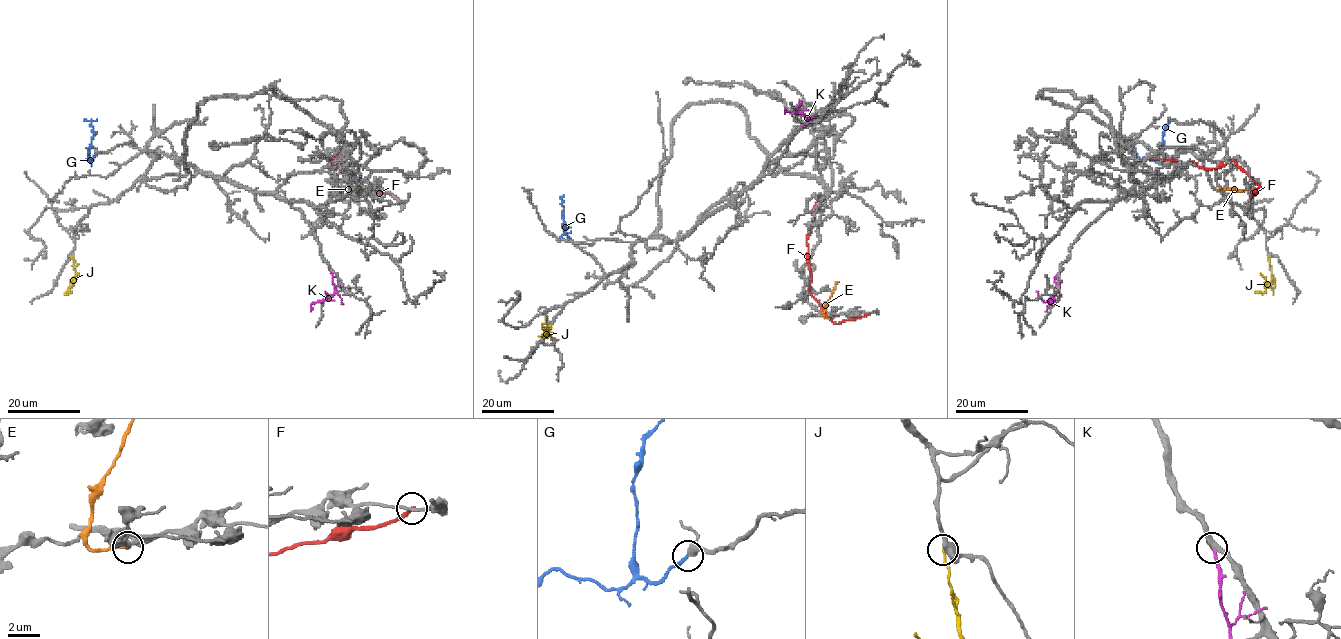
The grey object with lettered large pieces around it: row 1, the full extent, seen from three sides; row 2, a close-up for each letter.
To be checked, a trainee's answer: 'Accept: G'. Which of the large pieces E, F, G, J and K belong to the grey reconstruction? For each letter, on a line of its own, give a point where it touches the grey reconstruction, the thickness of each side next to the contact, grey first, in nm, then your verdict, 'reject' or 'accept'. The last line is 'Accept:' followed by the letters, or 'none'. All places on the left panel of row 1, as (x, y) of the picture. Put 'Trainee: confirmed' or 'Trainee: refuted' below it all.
E: (359, 193) | 240/180 nm | reject
F: (396, 197) | 180/280 nm | reject
G: (96, 154) | 340/240 nm | accept
J: (71, 254) | 500/130 nm | reject
K: (330, 270) | 320/240 nm | reject
Accept: G
Trainee: confirmed

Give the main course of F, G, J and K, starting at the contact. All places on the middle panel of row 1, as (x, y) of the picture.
F: (870, 312), (834, 323), (809, 292), (806, 235), (818, 198)
G: (569, 239), (564, 226), (567, 228), (558, 239)
J: (545, 330), (549, 335), (542, 326), (546, 318)
K: (805, 125), (806, 117), (808, 120), (796, 111), (786, 112), (784, 107)

